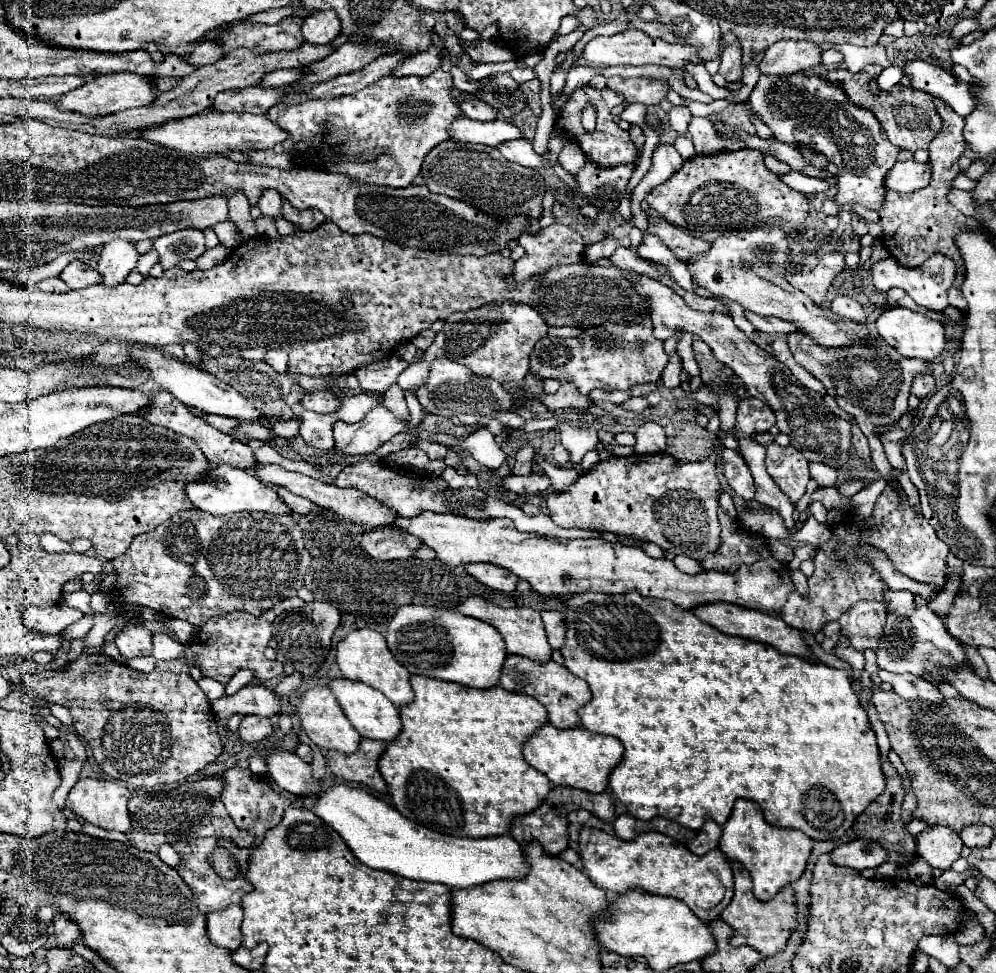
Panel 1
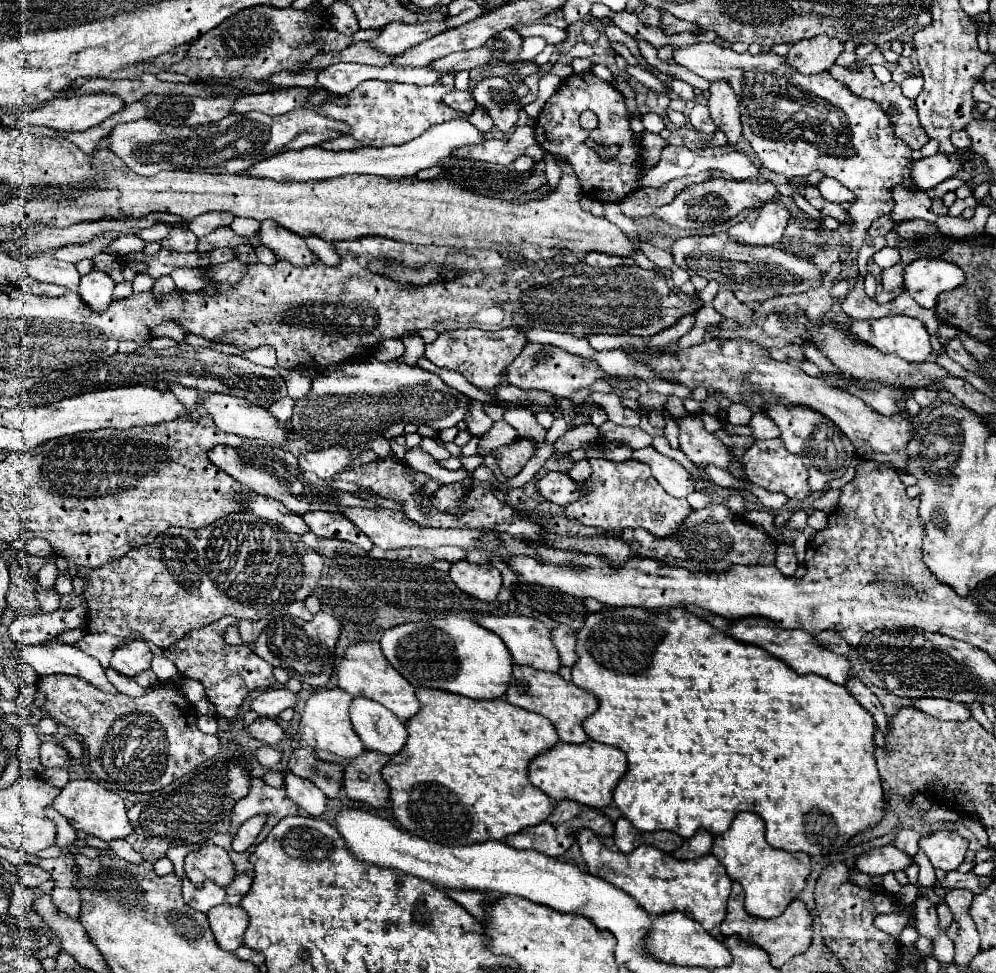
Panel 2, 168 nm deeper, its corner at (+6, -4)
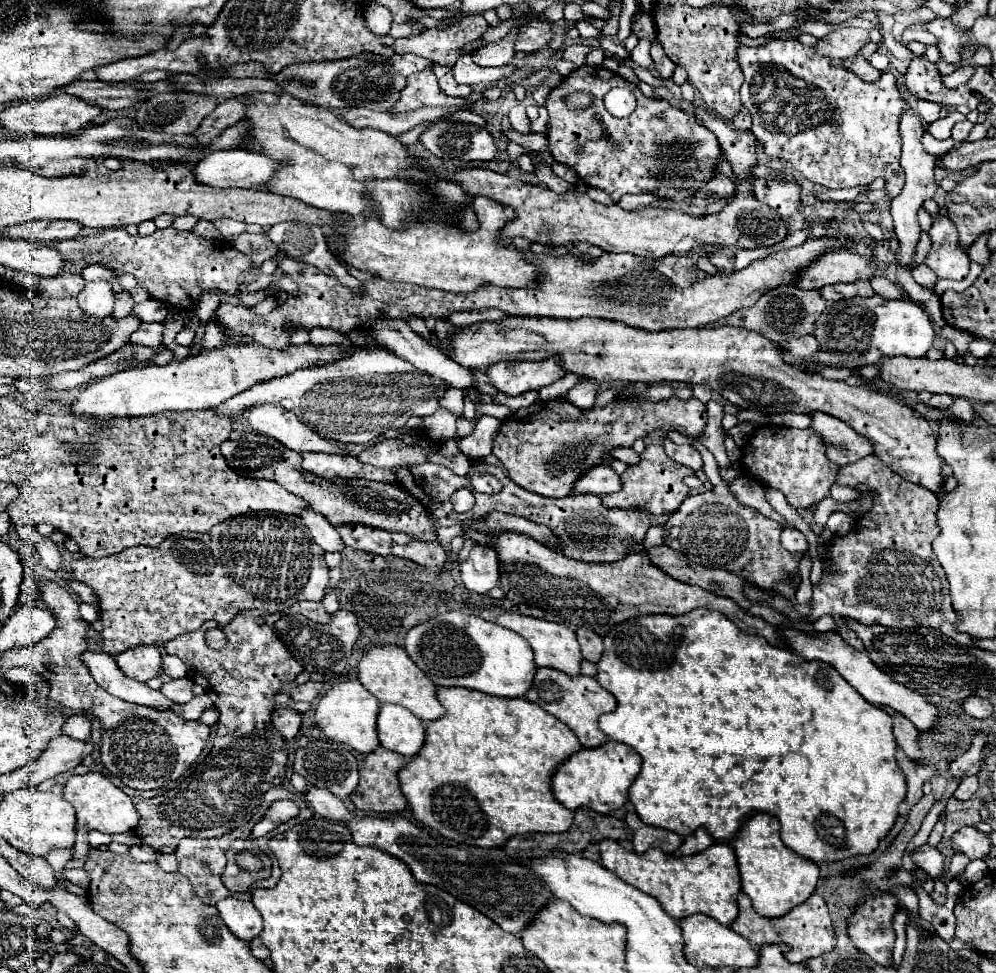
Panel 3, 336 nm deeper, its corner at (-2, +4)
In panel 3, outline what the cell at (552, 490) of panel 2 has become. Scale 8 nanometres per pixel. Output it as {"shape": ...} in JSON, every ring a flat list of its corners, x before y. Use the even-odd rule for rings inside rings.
{"shape":[[602,464,602,466,594,466,592,470,588,470,574,486,574,492,590,492,590,494,612,494,612,492,618,492,622,488,622,480,618,476,618,472,608,466,608,464]]}

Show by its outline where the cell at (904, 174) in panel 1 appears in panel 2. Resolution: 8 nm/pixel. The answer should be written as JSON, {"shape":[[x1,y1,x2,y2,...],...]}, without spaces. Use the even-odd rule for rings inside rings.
{"shape":[[938,152,930,158,914,160,910,166,910,176,912,176,912,182,916,188,930,190,930,188,938,186,940,182,944,182,946,178,952,178,962,162,964,162,964,154,944,156]]}

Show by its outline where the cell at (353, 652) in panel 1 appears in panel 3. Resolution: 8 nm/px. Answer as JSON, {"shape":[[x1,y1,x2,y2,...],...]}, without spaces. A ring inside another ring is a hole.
{"shape":[[392,644,372,646,358,664,358,680,382,704,390,702,390,704,406,706,412,714,416,714,424,722,438,720,446,712,446,708,436,698,436,684,430,682,426,674,422,674,422,670,408,658,408,654,400,646,392,646]]}

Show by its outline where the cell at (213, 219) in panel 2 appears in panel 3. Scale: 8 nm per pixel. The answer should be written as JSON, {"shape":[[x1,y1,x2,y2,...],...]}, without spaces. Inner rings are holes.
{"shape":[[226,218,216,220,216,222,214,222,214,226,220,230,220,234,222,234,222,238,224,238,224,240,232,240,234,236,238,236,240,232,244,232,244,230,246,230,246,224,236,222,236,220,226,220]]}

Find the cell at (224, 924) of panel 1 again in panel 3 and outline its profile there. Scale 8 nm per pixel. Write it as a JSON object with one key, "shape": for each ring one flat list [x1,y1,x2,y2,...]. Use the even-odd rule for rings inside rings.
{"shape":[[226,898,226,900,220,900,216,906,218,906,218,912,220,912,224,924,240,940,250,942,252,938,256,938,262,932,262,916,258,914,258,910,254,908,252,902]]}

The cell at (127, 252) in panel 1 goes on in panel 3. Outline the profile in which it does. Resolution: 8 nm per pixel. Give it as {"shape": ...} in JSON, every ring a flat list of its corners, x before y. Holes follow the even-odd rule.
{"shape":[[88,282,84,290,78,294,80,310,88,316,106,318,112,314,114,306,114,294,112,286,108,282]]}

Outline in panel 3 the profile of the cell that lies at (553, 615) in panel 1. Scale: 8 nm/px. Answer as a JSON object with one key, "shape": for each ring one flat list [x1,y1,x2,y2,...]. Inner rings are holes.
{"shape":[[580,628,576,634,578,634,578,642,580,642,580,646,582,646,582,656,584,656,584,660,598,662,598,658,602,656,602,650,604,650,602,638,600,638,596,632,588,630,588,628]]}

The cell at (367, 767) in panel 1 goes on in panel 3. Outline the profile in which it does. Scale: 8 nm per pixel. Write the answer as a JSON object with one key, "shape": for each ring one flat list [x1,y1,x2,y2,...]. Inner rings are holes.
{"shape":[[378,746,372,754,366,754,364,758,360,758,360,762,358,762,360,784,350,794,350,800,354,802,354,806,364,812,384,812,384,814,406,810,408,800,404,798,400,784,398,784,398,772,406,766,408,766,408,758,404,758,402,754,396,754,392,750,386,750,382,746]]}

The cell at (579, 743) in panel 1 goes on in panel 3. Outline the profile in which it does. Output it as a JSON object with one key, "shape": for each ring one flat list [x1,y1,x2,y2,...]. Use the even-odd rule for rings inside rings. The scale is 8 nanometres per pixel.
{"shape":[[608,740,604,746,594,750,584,748,572,754,572,758,568,758,564,764,560,764,552,778,552,792,556,800,570,810,586,806,590,810,596,810,598,814,612,814,628,800,628,788,636,780,640,768,642,758,634,748]]}

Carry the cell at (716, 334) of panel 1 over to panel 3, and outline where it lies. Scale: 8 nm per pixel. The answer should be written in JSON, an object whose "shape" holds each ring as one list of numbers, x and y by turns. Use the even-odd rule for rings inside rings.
{"shape":[[812,412,812,428,822,434,828,446,828,458,838,466,852,464,868,454,874,454,868,438,860,436,848,424,830,414]]}

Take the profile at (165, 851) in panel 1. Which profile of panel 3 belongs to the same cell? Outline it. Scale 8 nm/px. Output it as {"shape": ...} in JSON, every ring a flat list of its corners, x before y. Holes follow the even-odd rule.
{"shape":[[160,854,156,860,166,872,176,872,178,870,178,860,174,854]]}

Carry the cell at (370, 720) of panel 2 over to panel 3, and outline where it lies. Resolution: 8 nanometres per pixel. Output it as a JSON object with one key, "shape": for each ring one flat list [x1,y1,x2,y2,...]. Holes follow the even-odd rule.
{"shape":[[382,704,378,712,380,744,406,758,414,758,426,740,424,722,418,720,408,708,398,704]]}

